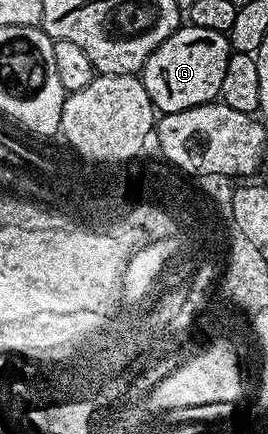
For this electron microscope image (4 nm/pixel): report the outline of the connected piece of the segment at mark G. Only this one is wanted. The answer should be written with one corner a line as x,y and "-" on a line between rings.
184,23
145,62
141,79
149,98
160,113
189,110
193,106
210,104
219,96
225,78
225,66
232,54
226,31

